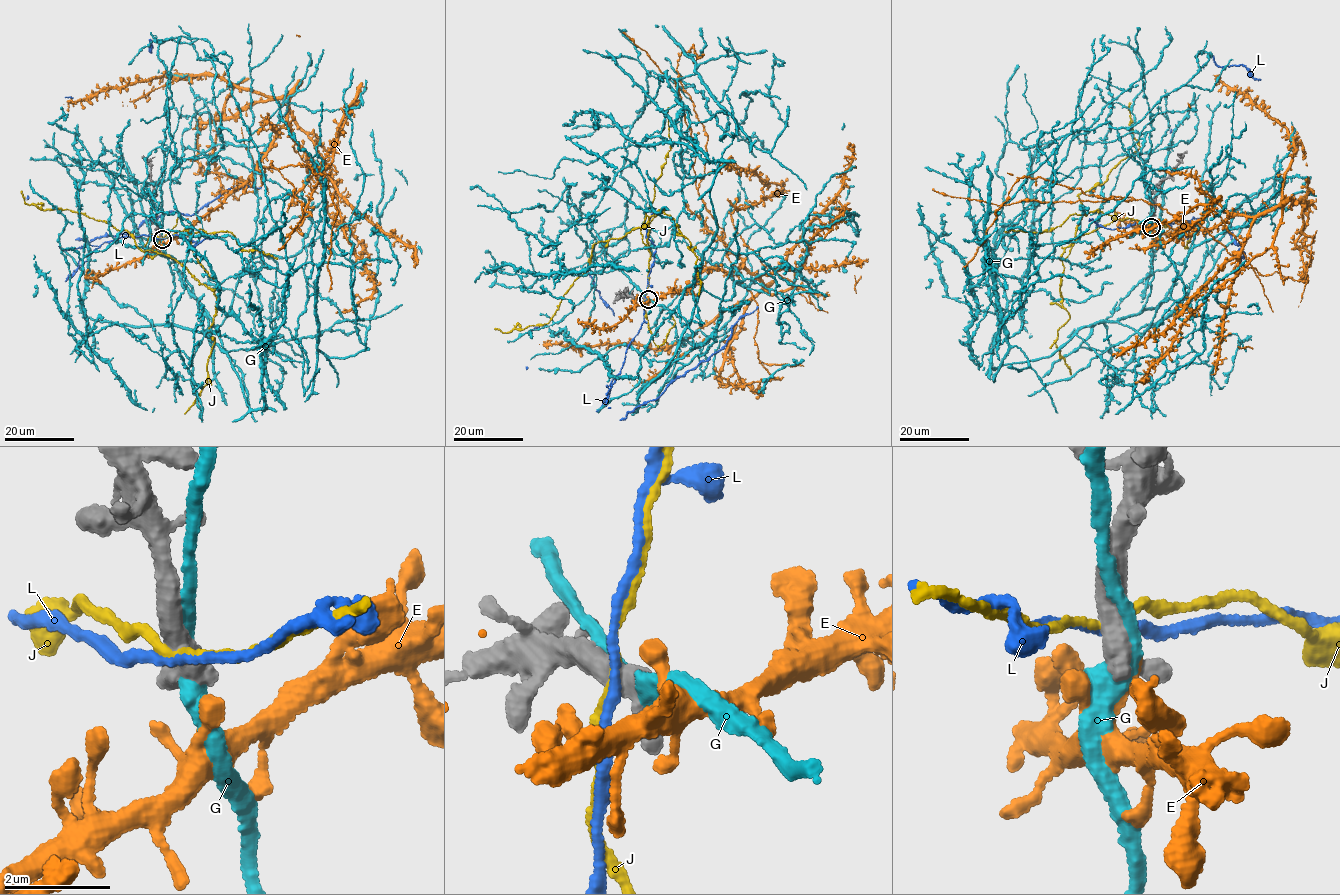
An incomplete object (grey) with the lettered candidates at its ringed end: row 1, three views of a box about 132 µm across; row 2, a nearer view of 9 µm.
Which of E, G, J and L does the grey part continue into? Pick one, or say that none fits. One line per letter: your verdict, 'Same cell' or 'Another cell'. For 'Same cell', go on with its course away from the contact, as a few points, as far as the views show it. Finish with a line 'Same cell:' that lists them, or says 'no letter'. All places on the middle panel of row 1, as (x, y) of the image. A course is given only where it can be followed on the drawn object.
E: Another cell
G: Another cell
J: Another cell
L: Another cell
Same cell: no letter

